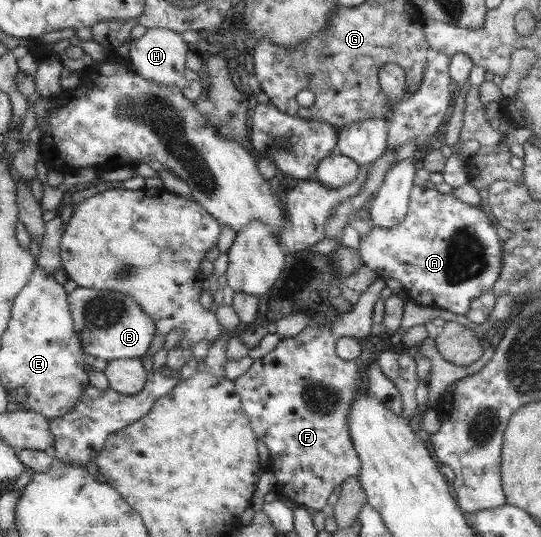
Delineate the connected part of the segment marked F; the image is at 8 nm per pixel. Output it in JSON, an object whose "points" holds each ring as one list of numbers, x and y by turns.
{"points":[[377,276,357,302,352,304,350,311,337,313,334,320,323,322,323,327,311,325,294,338,282,339,277,349,263,358,255,359,247,372,234,380,253,430,269,450,267,468,278,479,275,492,280,497,291,497,298,506,320,511,327,503,328,496,332,495,333,488,343,484,347,478,356,478,360,474,360,459,348,432,348,410,359,391,361,368,357,368,353,359,345,360,345,356,337,352,337,344,341,344,341,337,351,337,359,343,370,334,372,307,379,299,379,291,385,287,384,279]]}

